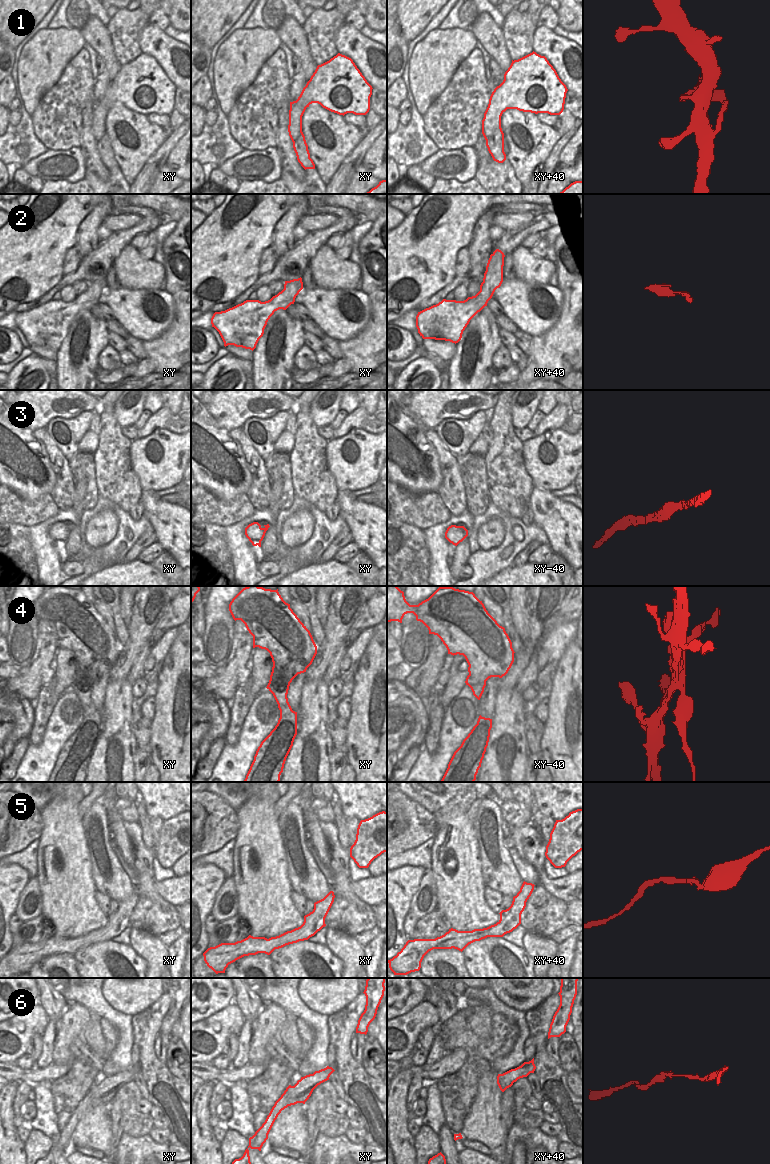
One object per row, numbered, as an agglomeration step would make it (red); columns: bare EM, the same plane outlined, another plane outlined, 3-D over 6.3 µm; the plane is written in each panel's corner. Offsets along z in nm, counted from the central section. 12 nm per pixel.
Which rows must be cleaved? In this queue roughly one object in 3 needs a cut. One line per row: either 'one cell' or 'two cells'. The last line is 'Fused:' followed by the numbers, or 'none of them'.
1: two cells
2: one cell
3: one cell
4: two cells
5: one cell
6: one cell
Fused: 1, 4

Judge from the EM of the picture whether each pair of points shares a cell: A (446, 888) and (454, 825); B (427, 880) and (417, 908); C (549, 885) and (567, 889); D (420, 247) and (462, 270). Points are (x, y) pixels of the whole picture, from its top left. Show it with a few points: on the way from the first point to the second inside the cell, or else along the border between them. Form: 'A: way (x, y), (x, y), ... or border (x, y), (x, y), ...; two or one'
A: way (461, 872), (460, 841); one
B: way (422, 887), (416, 897), (416, 901); one
C: way (553, 886), (556, 889), (563, 889); one
D: border (466, 246), (458, 252), (454, 275); two

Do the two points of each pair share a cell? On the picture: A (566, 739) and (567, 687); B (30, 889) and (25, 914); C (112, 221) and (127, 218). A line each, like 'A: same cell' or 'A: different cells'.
A: same cell
B: same cell
C: same cell

